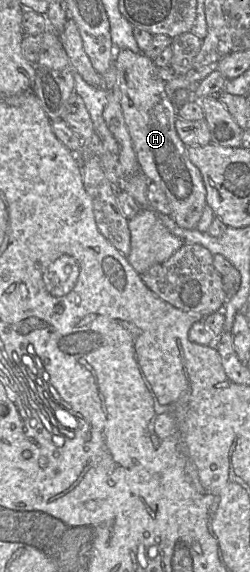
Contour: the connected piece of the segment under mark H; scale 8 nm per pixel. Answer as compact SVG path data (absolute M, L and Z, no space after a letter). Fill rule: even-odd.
M129 49L116 50L113 64L117 70L122 114L140 169L166 195L172 220L181 228L195 229L206 206L206 190L199 169L188 158L186 146L176 132L177 109L165 91L165 81L158 76L158 67L153 63L153 59L141 52L134 53Z

